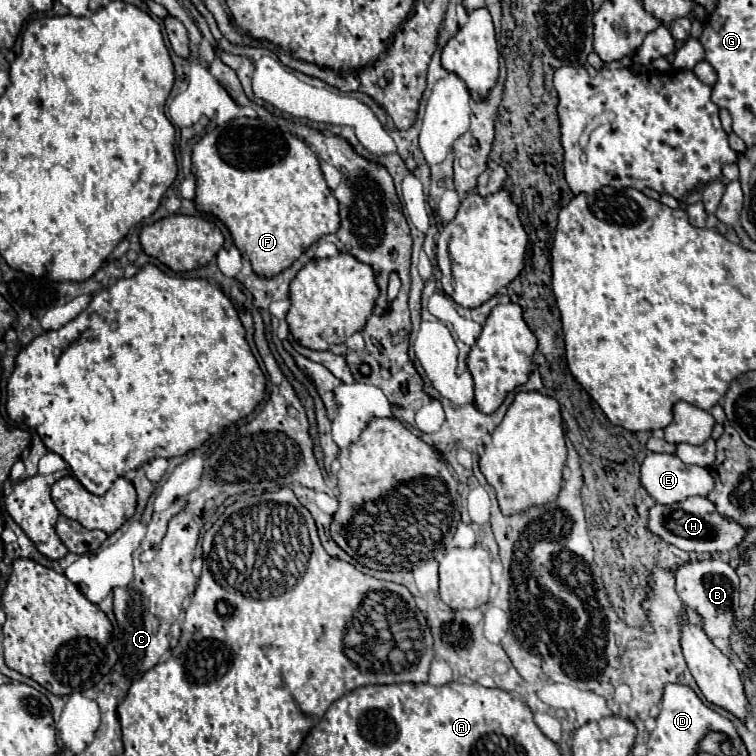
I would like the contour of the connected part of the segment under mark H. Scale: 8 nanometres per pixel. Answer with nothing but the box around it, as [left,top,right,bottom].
[650,497,748,555]

